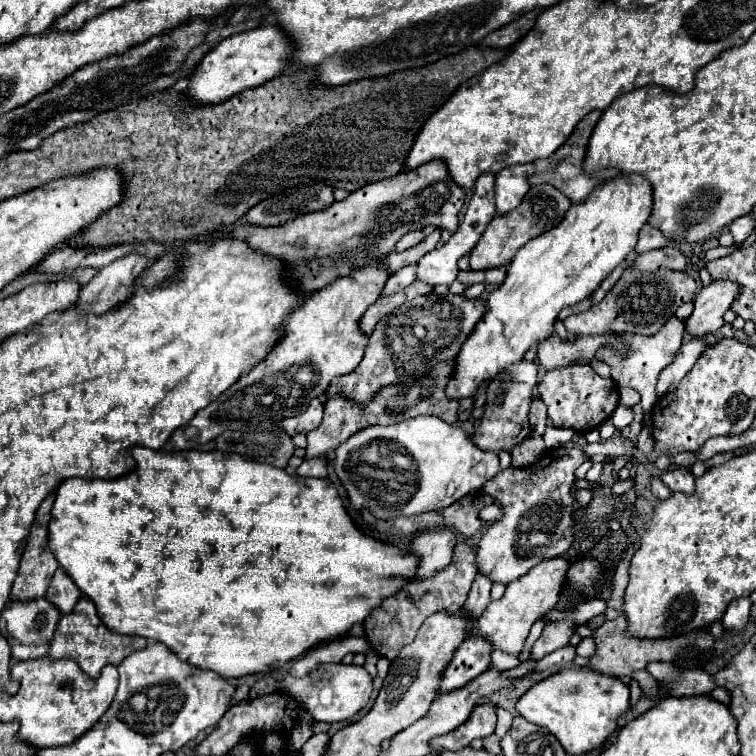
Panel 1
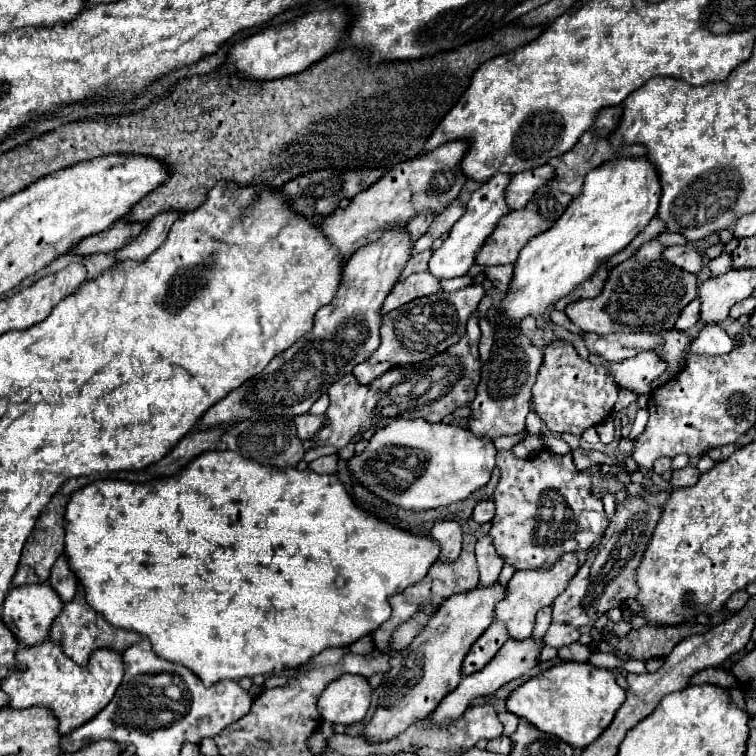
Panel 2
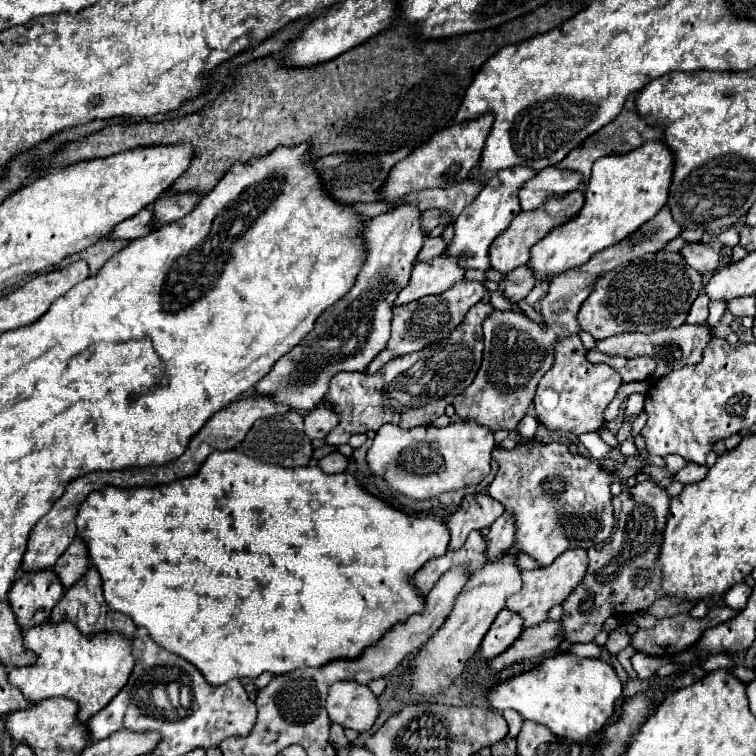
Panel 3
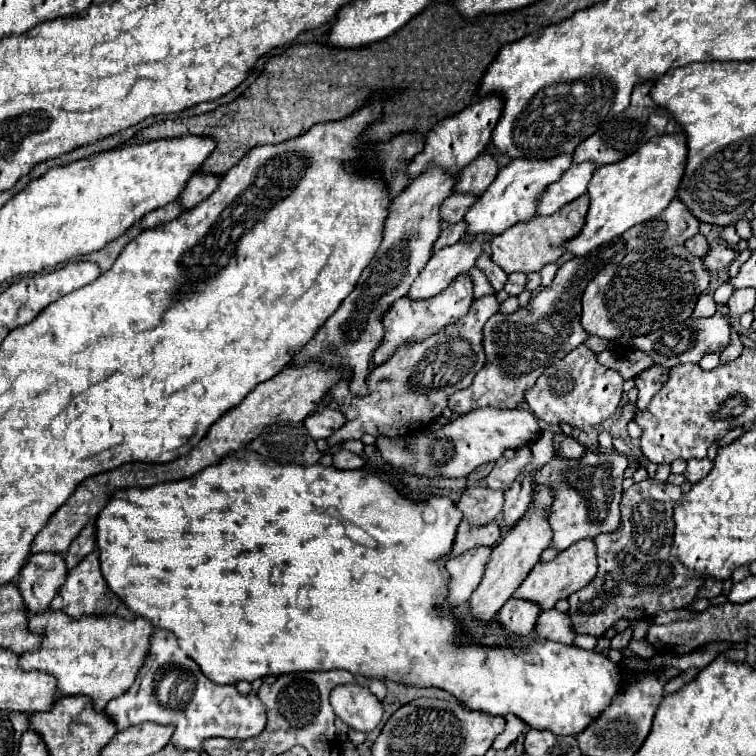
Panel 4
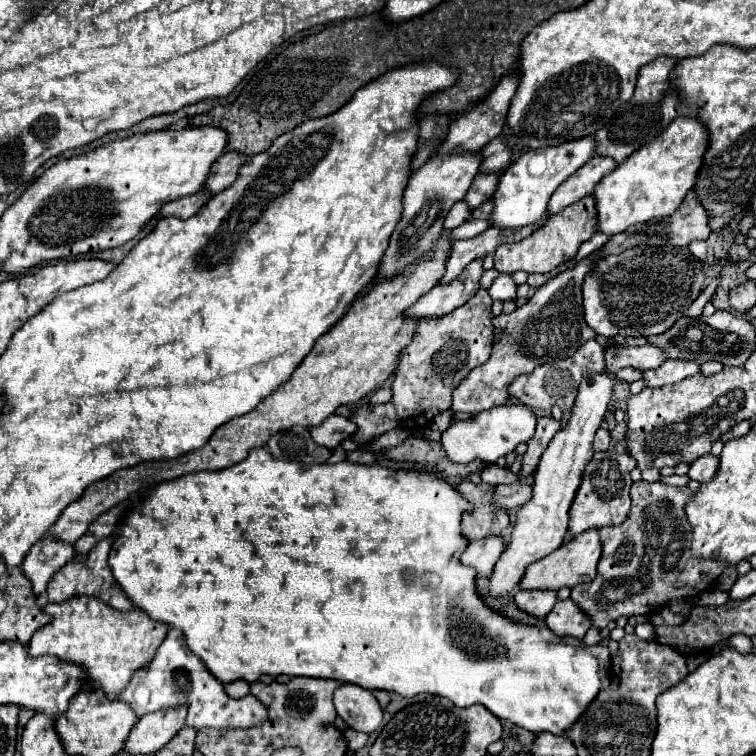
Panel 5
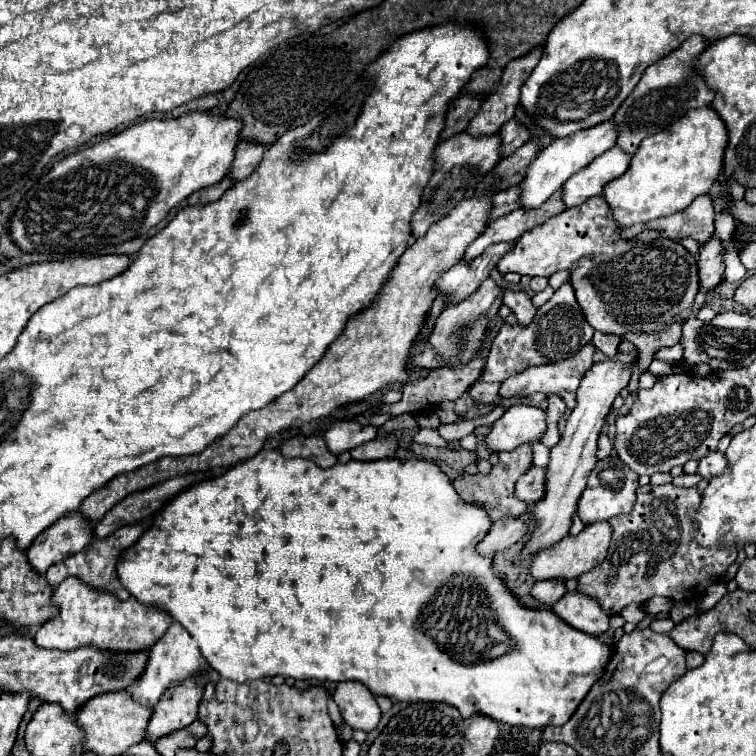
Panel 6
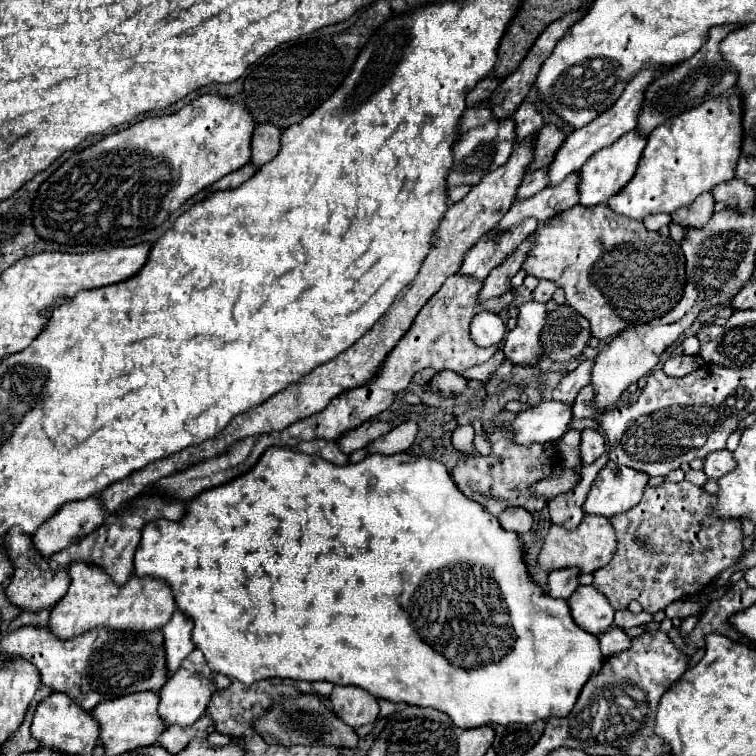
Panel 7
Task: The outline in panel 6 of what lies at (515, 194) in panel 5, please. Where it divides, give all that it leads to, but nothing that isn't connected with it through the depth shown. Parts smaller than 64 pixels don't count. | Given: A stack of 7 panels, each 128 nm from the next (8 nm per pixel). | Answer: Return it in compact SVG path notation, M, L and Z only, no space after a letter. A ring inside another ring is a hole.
M606 120L604 124L598 124L596 128L588 128L584 132L576 132L572 136L566 136L564 140L554 140L528 166L528 172L526 172L524 180L520 182L522 208L538 208L540 204L544 204L574 172L588 166L596 156L600 156L602 152L606 152L614 144L616 144L616 124L612 120Z

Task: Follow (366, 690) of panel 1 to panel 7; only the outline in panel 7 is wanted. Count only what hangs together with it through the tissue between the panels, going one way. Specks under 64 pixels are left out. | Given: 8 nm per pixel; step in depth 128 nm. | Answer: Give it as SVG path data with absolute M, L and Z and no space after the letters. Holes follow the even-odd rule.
M334 686L330 694L332 708L340 720L358 728L378 718L378 700L358 686Z

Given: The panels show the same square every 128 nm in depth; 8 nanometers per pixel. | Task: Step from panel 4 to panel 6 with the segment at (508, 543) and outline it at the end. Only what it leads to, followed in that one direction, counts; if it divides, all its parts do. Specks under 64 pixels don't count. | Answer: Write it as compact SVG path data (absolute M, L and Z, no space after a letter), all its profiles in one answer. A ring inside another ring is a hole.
M616 354L614 358L594 362L592 368L584 374L580 388L576 392L578 404L566 422L566 430L564 430L560 442L550 450L550 464L546 468L546 496L544 496L544 500L536 502L536 506L534 506L538 526L536 526L530 542L526 544L522 558L534 556L542 548L548 548L548 546L556 544L560 538L568 536L570 518L576 512L580 494L586 488L586 480L596 464L596 440L600 436L604 418L610 412L614 398L628 386L632 370L636 366L636 360L638 360L638 354L636 356Z

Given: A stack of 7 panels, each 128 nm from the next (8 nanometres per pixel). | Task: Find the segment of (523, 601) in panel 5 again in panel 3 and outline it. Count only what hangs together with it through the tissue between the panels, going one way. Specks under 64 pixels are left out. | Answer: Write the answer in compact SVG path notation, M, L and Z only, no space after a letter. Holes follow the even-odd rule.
M504 608L496 616L488 634L484 636L482 646L480 646L480 656L496 658L498 654L502 654L504 650L512 646L512 642L520 636L522 630L524 630L524 620L520 620L520 616L516 616L512 610Z

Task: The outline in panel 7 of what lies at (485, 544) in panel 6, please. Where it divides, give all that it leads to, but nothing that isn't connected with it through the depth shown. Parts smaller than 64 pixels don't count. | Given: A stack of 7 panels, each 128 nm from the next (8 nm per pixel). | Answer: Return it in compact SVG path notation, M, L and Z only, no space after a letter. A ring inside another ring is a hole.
M506 508L498 520L504 530L518 532L520 536L532 528L532 514L526 508Z

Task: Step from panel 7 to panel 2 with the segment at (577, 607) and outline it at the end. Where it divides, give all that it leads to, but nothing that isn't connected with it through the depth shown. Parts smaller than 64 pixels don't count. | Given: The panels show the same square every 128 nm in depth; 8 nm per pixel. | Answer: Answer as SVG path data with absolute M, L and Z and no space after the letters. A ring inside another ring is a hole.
M532 638L528 640L508 640L500 650L498 654L490 660L490 664L486 664L480 672L476 674L468 674L468 676L462 676L462 682L458 684L456 690L452 690L442 702L440 706L434 710L432 714L432 720L440 726L448 724L450 720L456 720L464 714L464 710L468 708L468 704L478 698L478 696L486 696L486 694L492 694L494 690L498 690L502 684L510 682L510 680L516 680L520 676L524 676L528 670L532 670L536 664L538 664L538 658L540 658L540 650L544 648L544 642L534 642Z

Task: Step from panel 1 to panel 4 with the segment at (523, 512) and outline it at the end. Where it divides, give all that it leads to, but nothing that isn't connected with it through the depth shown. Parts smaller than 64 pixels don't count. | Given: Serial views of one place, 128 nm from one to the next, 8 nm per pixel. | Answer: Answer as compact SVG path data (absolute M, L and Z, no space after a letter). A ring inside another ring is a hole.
M522 446L516 450L516 456L512 460L496 460L492 472L486 476L486 484L494 490L508 490L512 486L512 482L518 478L520 470L532 460L532 452L528 446ZM588 450L578 460L552 458L544 468L534 474L534 490L542 484L554 488L554 504L548 510L550 526L554 532L552 546L558 552L576 544L582 538L594 538L602 532L612 532L620 526L620 500L622 500L622 480L628 468L628 458L618 452ZM602 480L608 480L608 498L602 490Z

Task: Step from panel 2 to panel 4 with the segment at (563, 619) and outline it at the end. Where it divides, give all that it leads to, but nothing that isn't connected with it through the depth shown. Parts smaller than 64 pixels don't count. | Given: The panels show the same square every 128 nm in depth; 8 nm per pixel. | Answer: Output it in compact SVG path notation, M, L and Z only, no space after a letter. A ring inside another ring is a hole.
M652 478L634 484L624 492L622 526L610 534L594 538L598 548L596 578L568 598L568 614L576 634L592 634L600 638L622 618L652 618L660 610L684 608L696 598L704 576L692 576L670 552L674 538L672 512L682 494L680 486L668 486L668 482Z

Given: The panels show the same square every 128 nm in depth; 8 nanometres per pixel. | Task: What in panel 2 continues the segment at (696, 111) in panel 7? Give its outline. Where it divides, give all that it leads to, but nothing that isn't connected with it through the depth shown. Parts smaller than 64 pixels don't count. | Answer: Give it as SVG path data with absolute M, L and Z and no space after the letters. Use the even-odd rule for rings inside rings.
M614 158L588 172L582 194L570 202L556 224L534 236L514 264L510 290L500 306L510 324L520 326L526 314L542 316L554 302L588 280L596 268L624 250L638 232L656 216L660 204L660 180L656 166L642 158Z

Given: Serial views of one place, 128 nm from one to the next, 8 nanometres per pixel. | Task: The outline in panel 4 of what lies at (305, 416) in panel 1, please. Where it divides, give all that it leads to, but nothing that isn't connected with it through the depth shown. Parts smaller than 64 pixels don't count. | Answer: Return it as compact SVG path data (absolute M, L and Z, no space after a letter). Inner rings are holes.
M322 408L322 410L316 410L312 416L308 416L304 420L304 426L314 436L314 440L326 440L332 436L332 432L344 426L344 414L340 410Z

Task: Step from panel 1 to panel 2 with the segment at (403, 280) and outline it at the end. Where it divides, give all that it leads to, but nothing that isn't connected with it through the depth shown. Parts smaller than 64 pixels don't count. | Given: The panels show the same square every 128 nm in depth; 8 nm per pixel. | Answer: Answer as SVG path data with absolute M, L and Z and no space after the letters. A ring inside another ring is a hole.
M424 250L424 252L412 256L412 258L408 260L404 272L402 272L402 278L410 276L410 274L416 274L416 272L424 272L424 270L428 268L428 260L430 260L430 256L432 256L432 250Z

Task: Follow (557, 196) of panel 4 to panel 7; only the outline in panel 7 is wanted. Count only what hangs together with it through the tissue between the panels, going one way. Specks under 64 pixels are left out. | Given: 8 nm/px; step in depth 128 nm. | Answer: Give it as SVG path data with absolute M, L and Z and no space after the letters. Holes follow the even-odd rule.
M634 128L634 132L628 132L624 138L616 140L616 144L610 144L608 148L602 148L596 152L596 156L590 156L588 164L580 170L580 204L582 206L596 206L602 202L608 202L610 196L620 192L634 176L638 160L642 158L642 150L648 142L648 136L640 132L640 128Z

